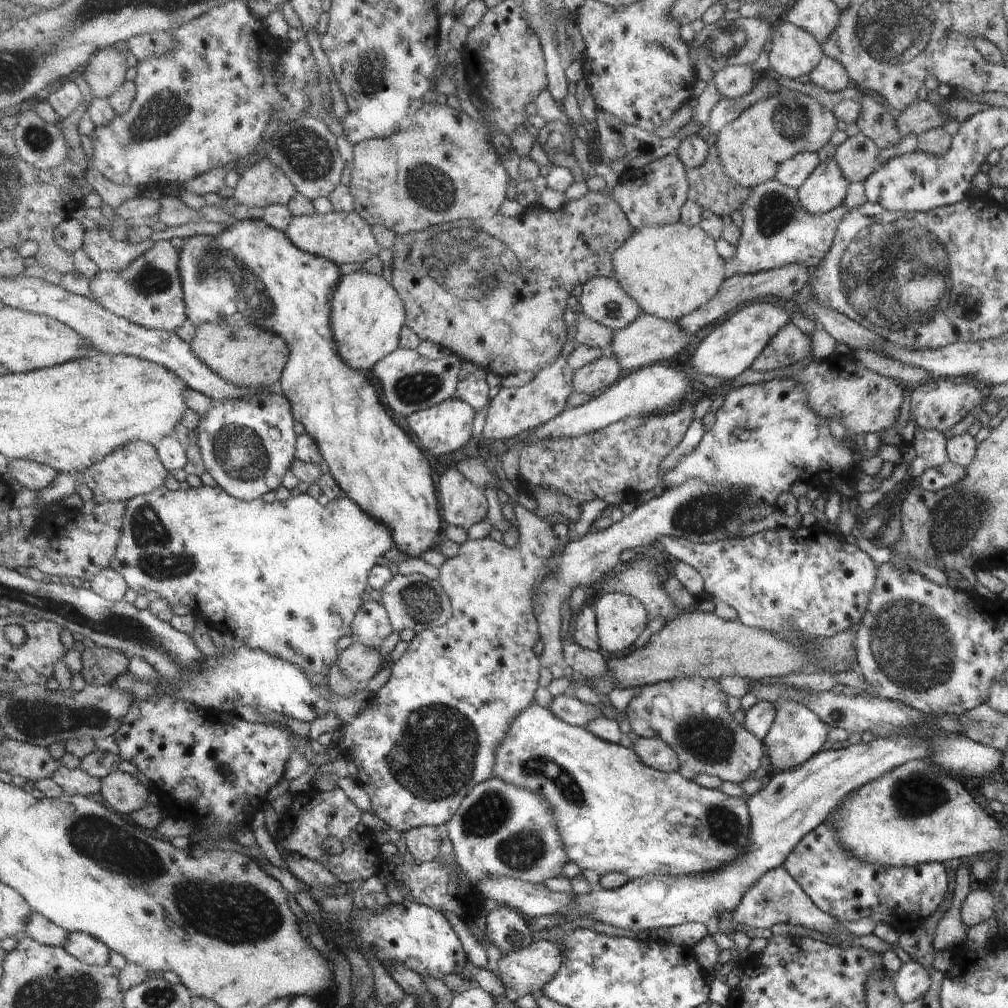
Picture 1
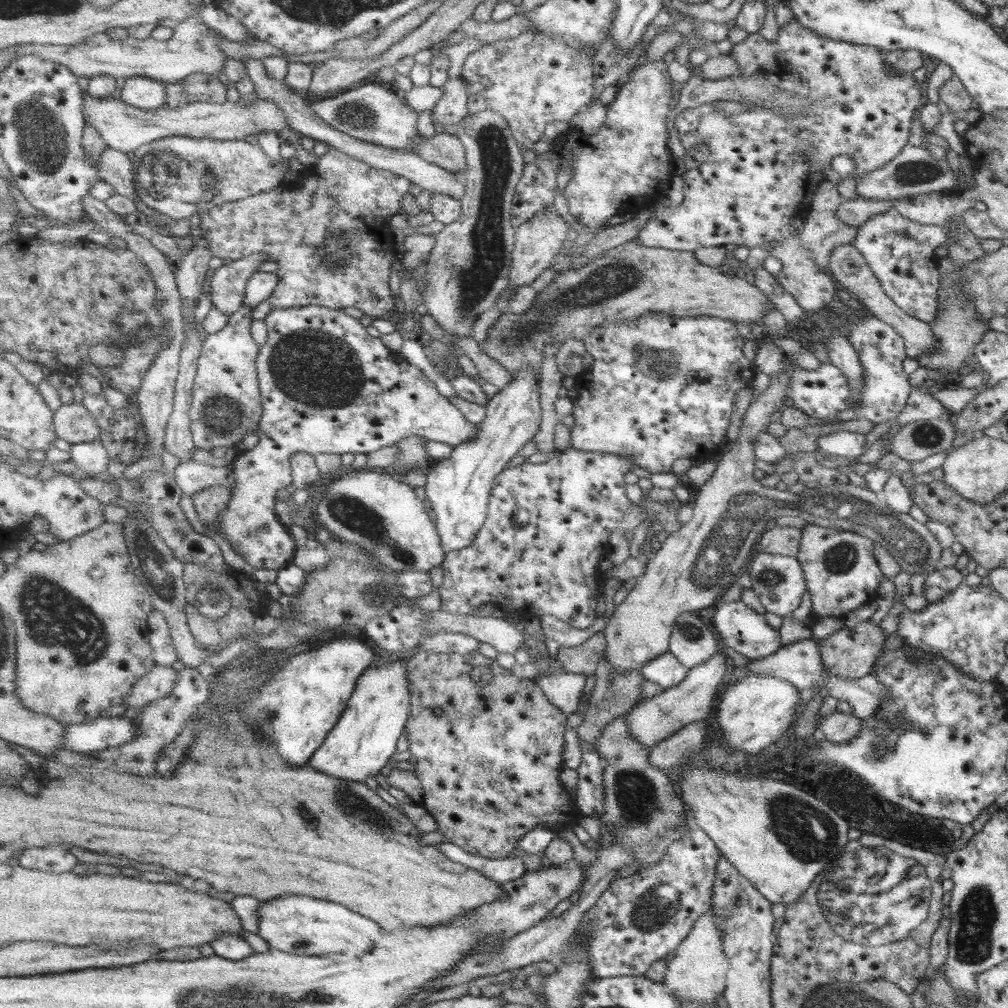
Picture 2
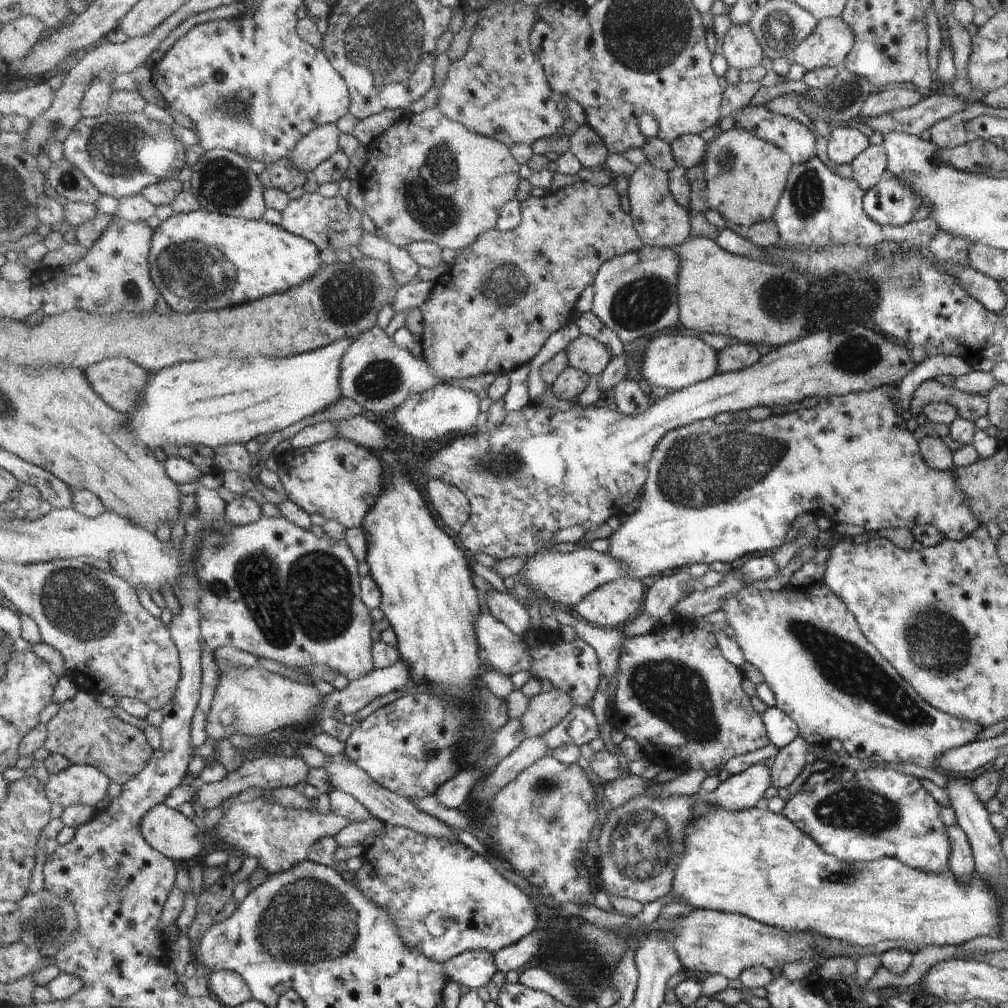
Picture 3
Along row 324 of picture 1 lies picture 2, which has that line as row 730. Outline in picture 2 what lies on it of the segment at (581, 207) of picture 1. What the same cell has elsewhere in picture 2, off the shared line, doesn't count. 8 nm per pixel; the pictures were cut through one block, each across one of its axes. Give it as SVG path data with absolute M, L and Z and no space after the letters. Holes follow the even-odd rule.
M431 650L419 651L408 660L408 668L411 669L410 690L412 691L412 714L406 726L407 740L410 743L409 752L415 764L415 774L423 785L426 796L421 805L435 818L437 830L444 834L449 842L456 844L470 852L481 855L485 858L499 859L511 856L512 852L519 848L524 836L537 827L549 827L551 829L559 826L569 826L573 828L579 822L579 818L584 816L577 808L575 797L567 793L568 789L561 783L559 772L565 767L563 762L563 752L565 752L565 730L567 726L567 715L559 706L555 706L548 695L544 693L534 679L518 678L515 674L504 666L500 665L495 658L489 658L481 651L469 654L437 654ZM474 666L487 666L491 668L492 679L487 685L477 685L473 678L469 676L471 668Z

